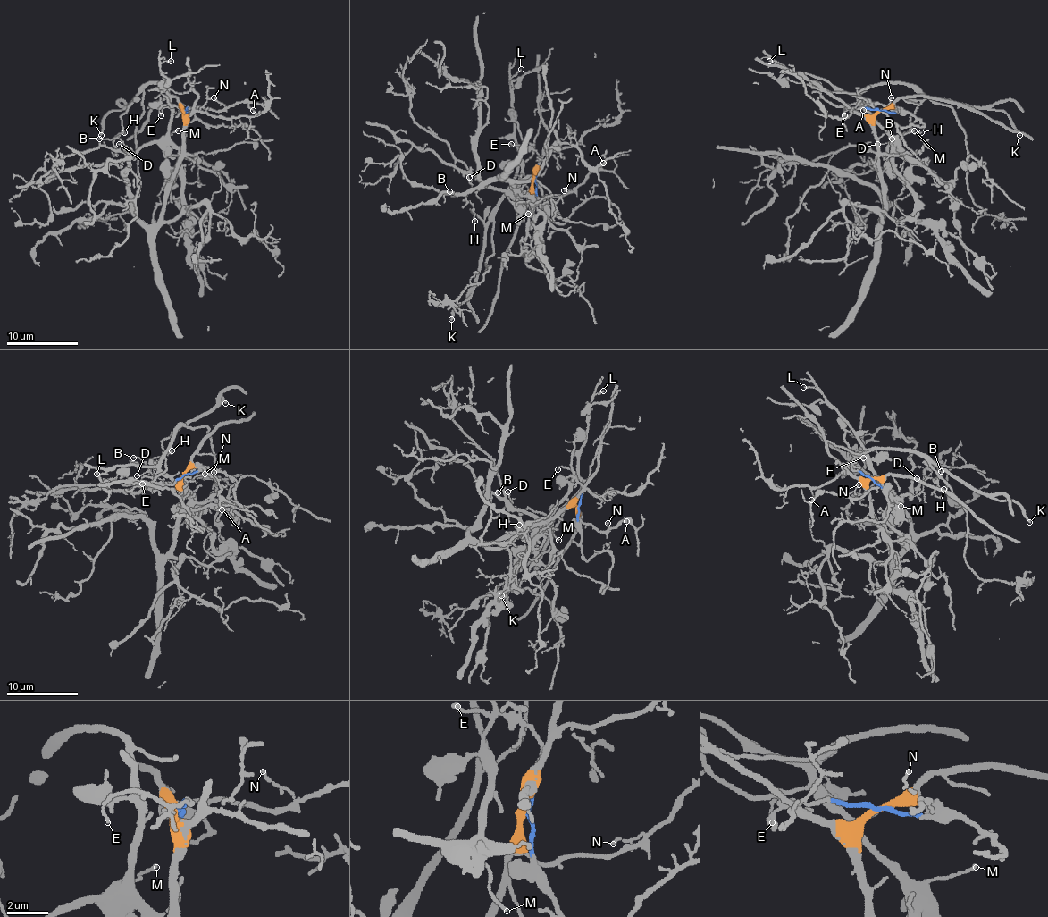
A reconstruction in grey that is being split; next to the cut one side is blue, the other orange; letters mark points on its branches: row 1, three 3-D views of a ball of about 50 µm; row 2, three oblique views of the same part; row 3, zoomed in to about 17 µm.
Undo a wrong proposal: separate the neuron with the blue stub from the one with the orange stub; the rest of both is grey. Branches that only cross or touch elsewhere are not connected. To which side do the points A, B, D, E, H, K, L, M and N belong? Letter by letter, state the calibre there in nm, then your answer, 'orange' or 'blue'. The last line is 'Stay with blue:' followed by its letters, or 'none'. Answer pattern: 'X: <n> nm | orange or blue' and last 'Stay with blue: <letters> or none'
A: 140 nm | orange
B: 120 nm | blue
D: 130 nm | blue
E: 120 nm | blue
H: 160 nm | blue
K: 200 nm | blue
L: 140 nm | blue
M: 120 nm | blue
N: 120 nm | orange
Stay with blue: B, D, E, H, K, L, M

